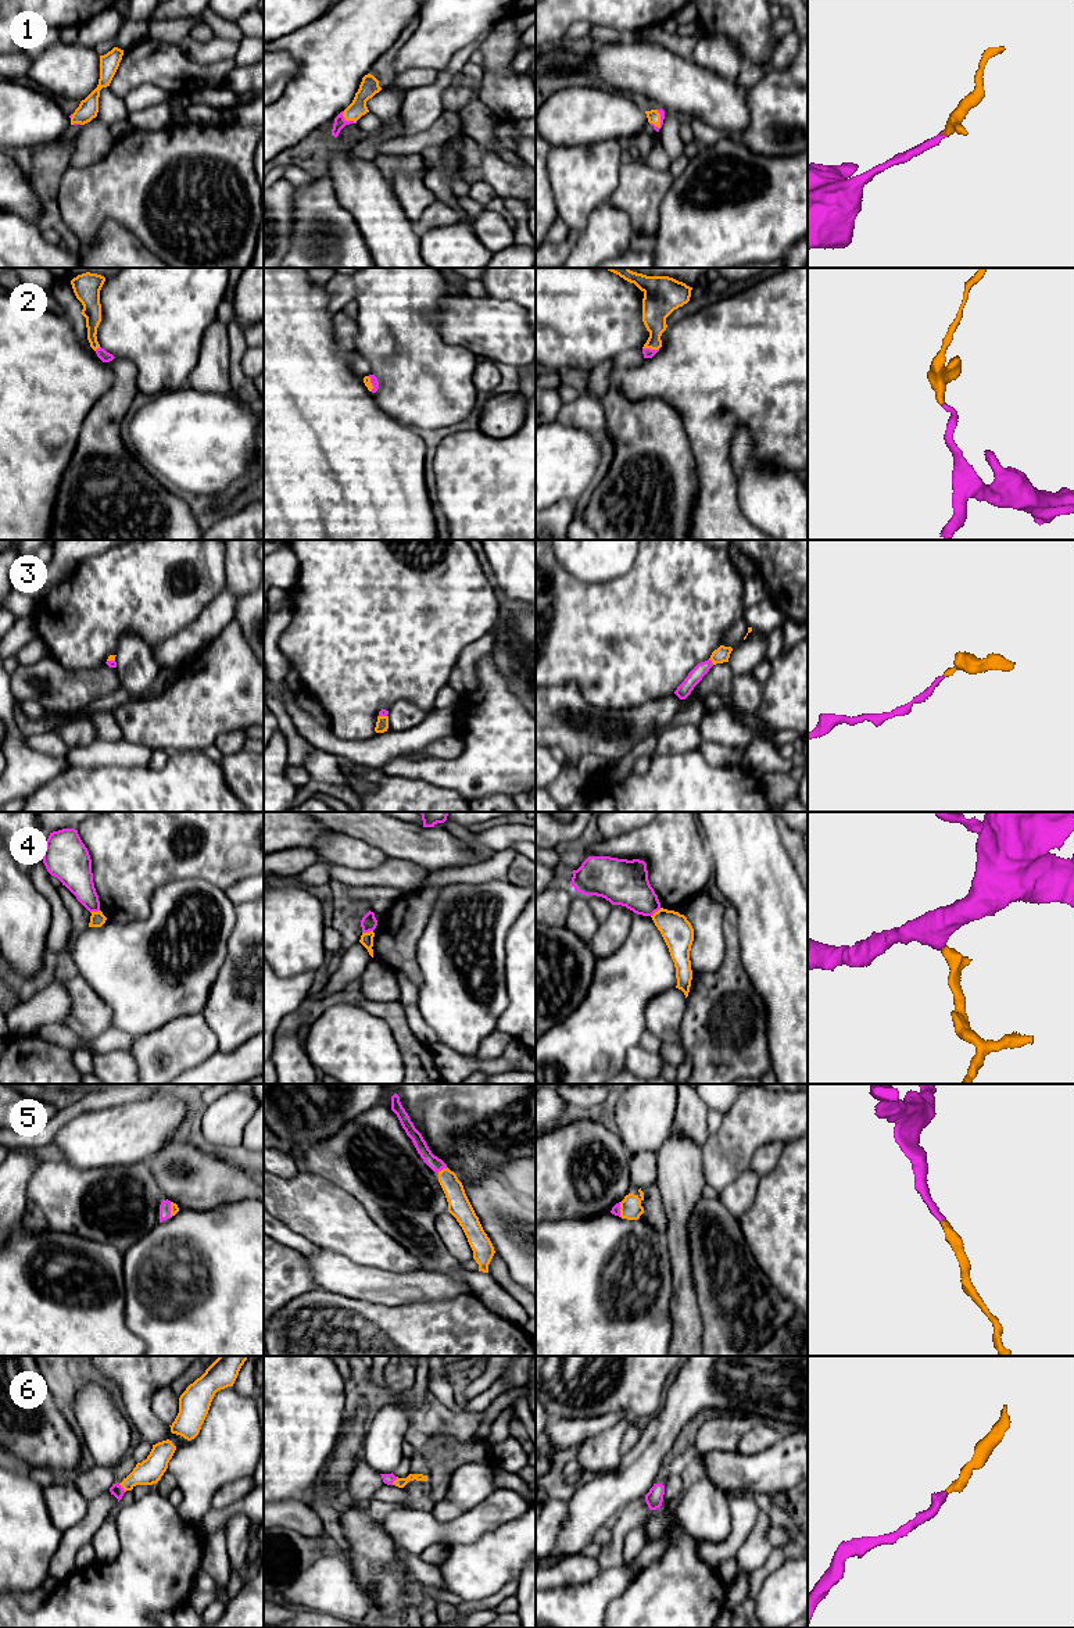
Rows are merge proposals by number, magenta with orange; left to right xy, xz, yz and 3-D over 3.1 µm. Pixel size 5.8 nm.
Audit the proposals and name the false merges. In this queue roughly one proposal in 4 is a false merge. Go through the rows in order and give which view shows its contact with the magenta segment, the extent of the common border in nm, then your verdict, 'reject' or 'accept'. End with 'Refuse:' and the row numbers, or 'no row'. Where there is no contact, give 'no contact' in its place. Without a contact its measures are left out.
1: meets magenta in xz; contact 110 nm long; accept
2: meets magenta in yz; contact 100 nm long; accept
3: meets magenta in yz; contact 50 nm long; accept
4: meets magenta in xz; contact 70 nm long; reject
5: meets magenta in xz; contact 70 nm long; accept
6: meets magenta in xz; contact 60 nm long; accept
Refuse: 4

